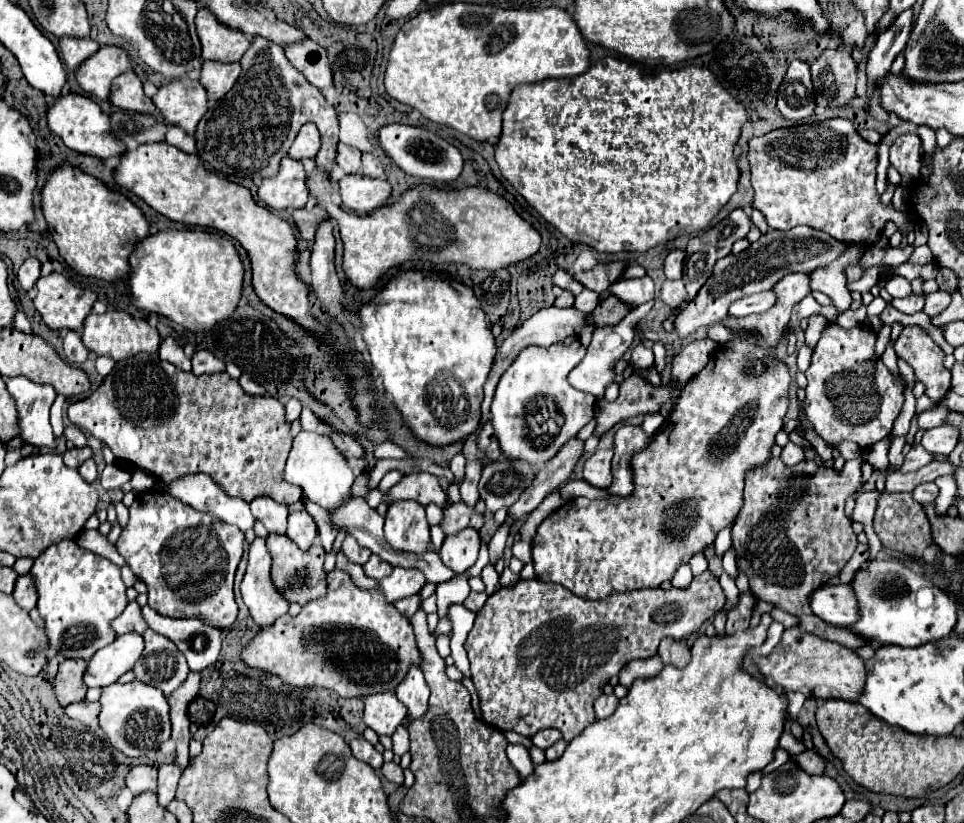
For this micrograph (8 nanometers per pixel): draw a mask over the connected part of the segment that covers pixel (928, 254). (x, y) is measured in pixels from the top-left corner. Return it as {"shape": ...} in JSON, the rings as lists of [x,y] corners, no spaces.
{"shape":[[[927,245],[916,247],[909,263],[924,265],[930,263],[933,259],[933,254]]]}

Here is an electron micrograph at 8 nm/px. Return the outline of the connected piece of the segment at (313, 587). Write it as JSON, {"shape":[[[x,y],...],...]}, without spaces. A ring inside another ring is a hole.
{"shape":[[[269,534],[267,538],[267,548],[273,556],[273,568],[271,568],[271,578],[275,582],[275,586],[279,588],[279,592],[289,600],[289,602],[299,602],[301,606],[317,600],[325,594],[327,590],[327,582],[325,582],[325,570],[323,570],[323,558],[325,558],[325,550],[323,546],[313,546],[311,550],[303,552],[299,550],[299,546],[295,546],[287,536],[279,536],[279,534]]]}

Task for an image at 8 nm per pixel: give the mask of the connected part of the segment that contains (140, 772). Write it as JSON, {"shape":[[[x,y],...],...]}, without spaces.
{"shape":[[[135,766],[127,774],[127,788],[137,796],[147,790],[157,790],[157,768],[155,766]]]}

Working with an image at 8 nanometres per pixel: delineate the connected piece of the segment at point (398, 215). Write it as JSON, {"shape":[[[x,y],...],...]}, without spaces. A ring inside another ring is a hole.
{"shape":[[[317,166],[307,174],[307,186],[315,202],[337,220],[345,246],[343,270],[349,282],[363,290],[373,288],[391,266],[405,262],[421,260],[429,268],[437,264],[467,264],[473,270],[499,270],[531,258],[541,244],[539,232],[507,200],[479,186],[439,190],[429,184],[417,184],[405,190],[393,204],[365,216],[345,212],[333,202],[329,174]],[[431,254],[435,258],[429,258]]]}

